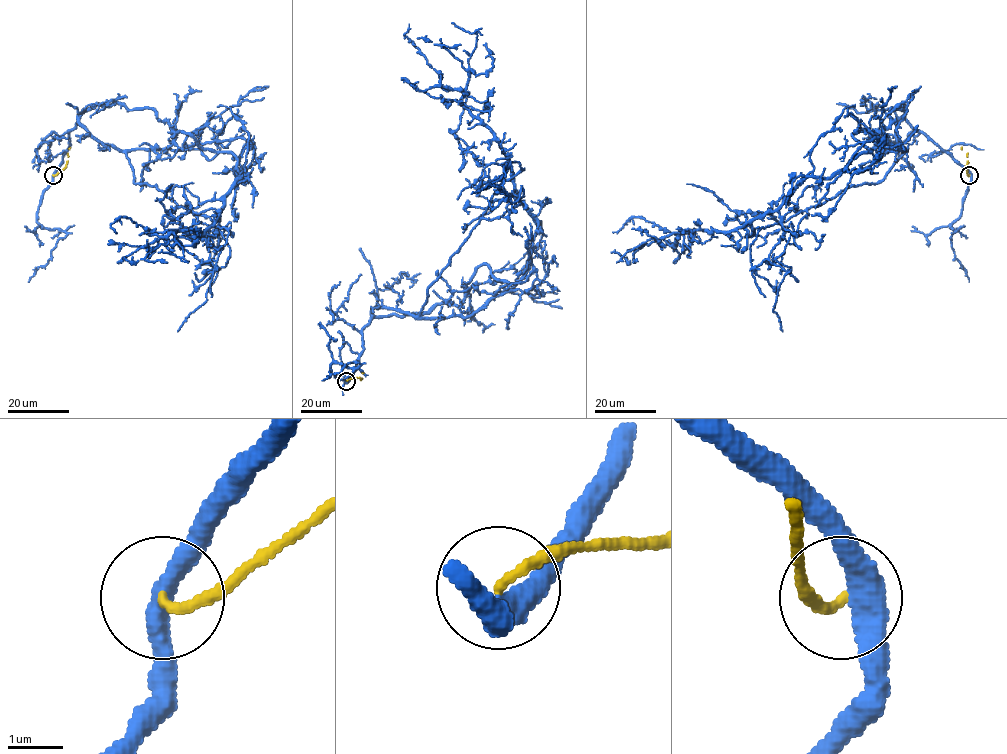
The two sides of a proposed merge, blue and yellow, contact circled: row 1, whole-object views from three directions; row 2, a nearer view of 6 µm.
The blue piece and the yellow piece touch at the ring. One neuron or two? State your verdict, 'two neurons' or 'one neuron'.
two neurons

